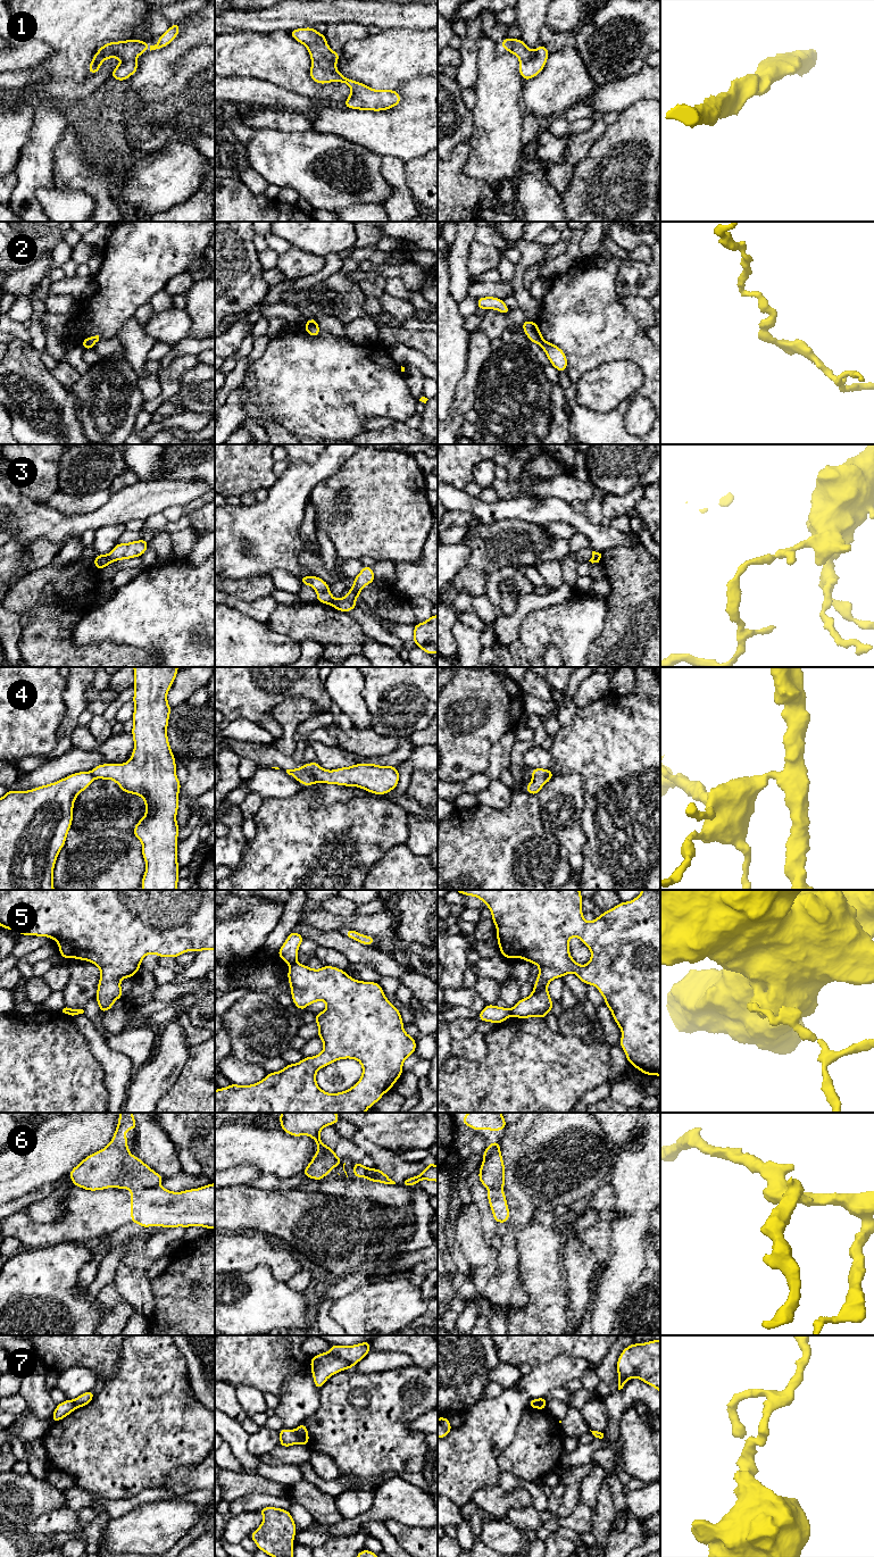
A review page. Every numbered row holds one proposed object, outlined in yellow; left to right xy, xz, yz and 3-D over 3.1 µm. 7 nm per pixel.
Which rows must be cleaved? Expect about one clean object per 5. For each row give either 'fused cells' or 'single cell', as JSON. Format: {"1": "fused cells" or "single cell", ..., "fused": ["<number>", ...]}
{"1": "single cell", "2": "fused cells", "3": "fused cells", "4": "fused cells", "5": "fused cells", "6": "fused cells", "7": "fused cells", "fused": ["2", "3", "4", "5", "6", "7"]}

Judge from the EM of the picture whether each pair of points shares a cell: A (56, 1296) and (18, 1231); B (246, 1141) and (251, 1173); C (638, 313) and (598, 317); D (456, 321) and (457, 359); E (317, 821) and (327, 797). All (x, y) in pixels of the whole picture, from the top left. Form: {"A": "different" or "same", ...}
{"A": "different", "B": "different", "C": "different", "D": "same", "E": "different"}

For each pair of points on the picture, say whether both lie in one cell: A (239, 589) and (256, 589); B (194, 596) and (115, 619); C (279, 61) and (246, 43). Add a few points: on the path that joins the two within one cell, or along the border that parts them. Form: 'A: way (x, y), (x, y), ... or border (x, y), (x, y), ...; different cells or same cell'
A: way (243, 589), (251, 589); same cell
B: way (175, 609), (148, 609), (134, 615); same cell
C: way (271, 57), (259, 56), (254, 51); same cell

